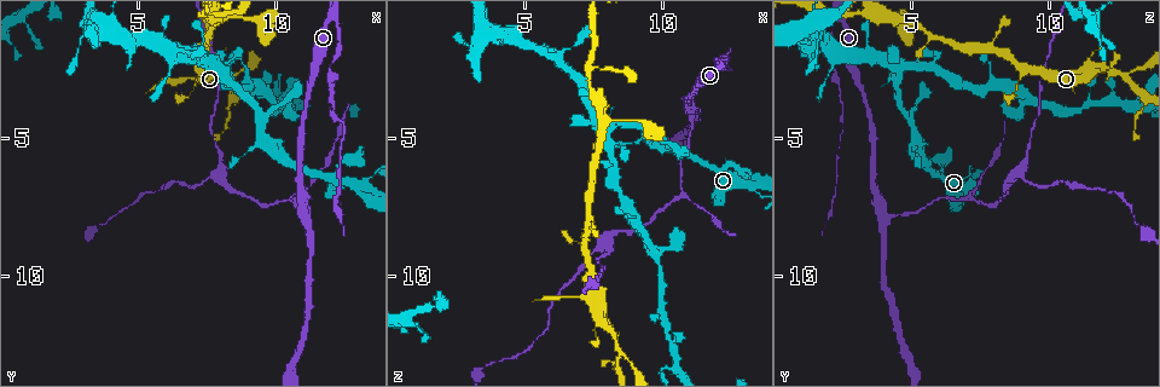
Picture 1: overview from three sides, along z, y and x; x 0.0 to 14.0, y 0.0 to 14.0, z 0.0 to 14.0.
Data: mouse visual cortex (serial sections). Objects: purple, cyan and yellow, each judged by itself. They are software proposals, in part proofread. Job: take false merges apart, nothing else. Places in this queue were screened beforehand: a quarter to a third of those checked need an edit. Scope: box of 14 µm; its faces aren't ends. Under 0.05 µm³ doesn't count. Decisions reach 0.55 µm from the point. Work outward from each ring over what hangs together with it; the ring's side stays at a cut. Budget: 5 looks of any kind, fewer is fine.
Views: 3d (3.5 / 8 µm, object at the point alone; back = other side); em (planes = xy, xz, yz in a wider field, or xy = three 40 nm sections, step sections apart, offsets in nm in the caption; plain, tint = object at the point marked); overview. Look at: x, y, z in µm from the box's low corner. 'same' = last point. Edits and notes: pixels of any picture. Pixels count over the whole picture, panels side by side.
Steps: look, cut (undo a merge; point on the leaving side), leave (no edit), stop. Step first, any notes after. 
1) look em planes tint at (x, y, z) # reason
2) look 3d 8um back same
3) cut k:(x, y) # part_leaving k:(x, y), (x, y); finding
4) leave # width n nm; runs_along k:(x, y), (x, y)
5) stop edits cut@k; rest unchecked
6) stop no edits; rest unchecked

look 3d 3.5um at (11.0, 7.8, 4.1) # sharp bend

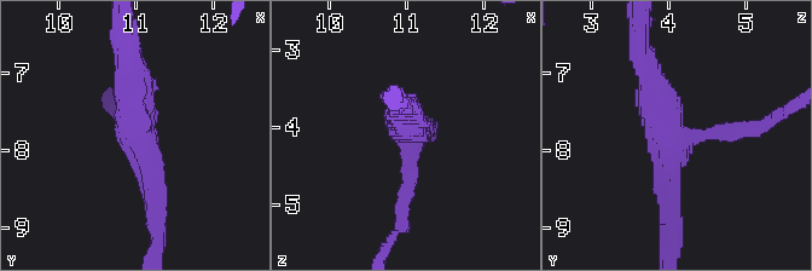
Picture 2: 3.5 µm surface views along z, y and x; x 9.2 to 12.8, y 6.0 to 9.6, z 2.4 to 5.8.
look em xy step 3 tint at (11.00, 7.80, 4.05) # arms 3; arm_widths 200, 300, 350 nm; now the EM

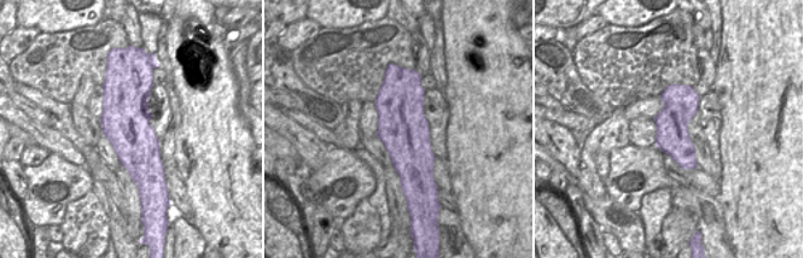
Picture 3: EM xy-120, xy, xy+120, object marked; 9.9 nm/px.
look em xy step 2 tint same # another direction

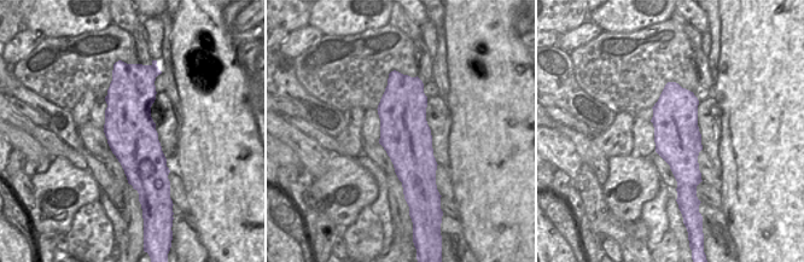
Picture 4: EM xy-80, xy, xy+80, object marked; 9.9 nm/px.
leave # runs_along 2:(645, 61), (673, 136), (754, 127); all the same cell

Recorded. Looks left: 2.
look 3d 8um at (8.5, 2.7, 12.6) # a narrow waist

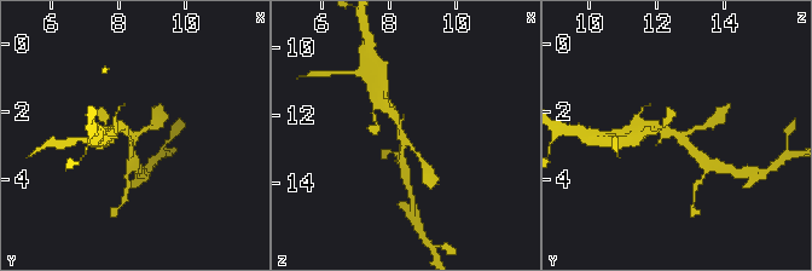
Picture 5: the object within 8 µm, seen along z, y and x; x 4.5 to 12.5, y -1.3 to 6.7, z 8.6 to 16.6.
look em xy step 3 tint at (8.4, 2.8, 12.7) # now the EM

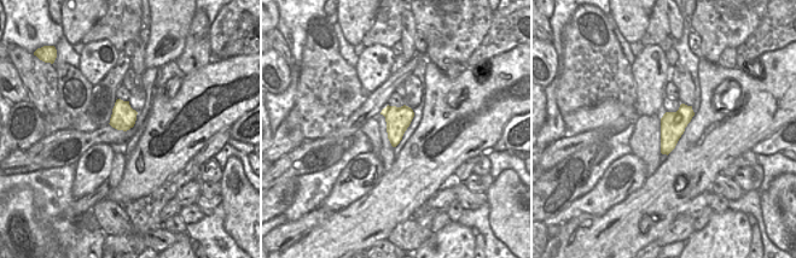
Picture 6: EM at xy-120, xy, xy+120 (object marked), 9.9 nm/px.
leave # runs_along 5:(651, 126), (677, 133), (706, 163); one cell here

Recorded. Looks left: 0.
stop no edits; rest unchecked

